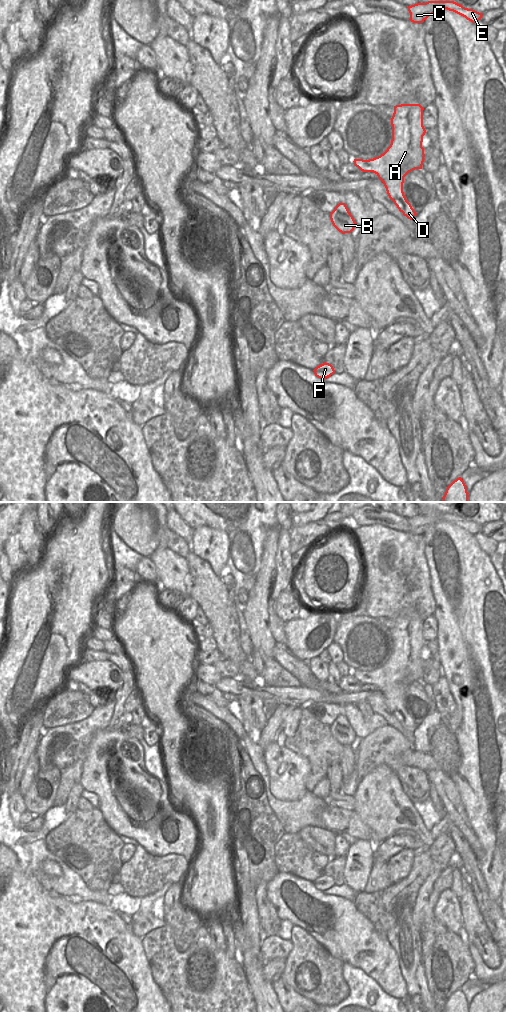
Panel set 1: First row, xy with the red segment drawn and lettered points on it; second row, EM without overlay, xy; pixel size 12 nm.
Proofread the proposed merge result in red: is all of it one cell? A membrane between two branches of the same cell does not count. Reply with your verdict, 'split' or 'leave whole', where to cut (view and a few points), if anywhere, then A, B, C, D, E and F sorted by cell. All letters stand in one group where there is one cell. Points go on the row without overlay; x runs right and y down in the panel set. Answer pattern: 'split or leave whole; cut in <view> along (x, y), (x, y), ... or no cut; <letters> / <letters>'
leave whole; no cut; A B C D E F

